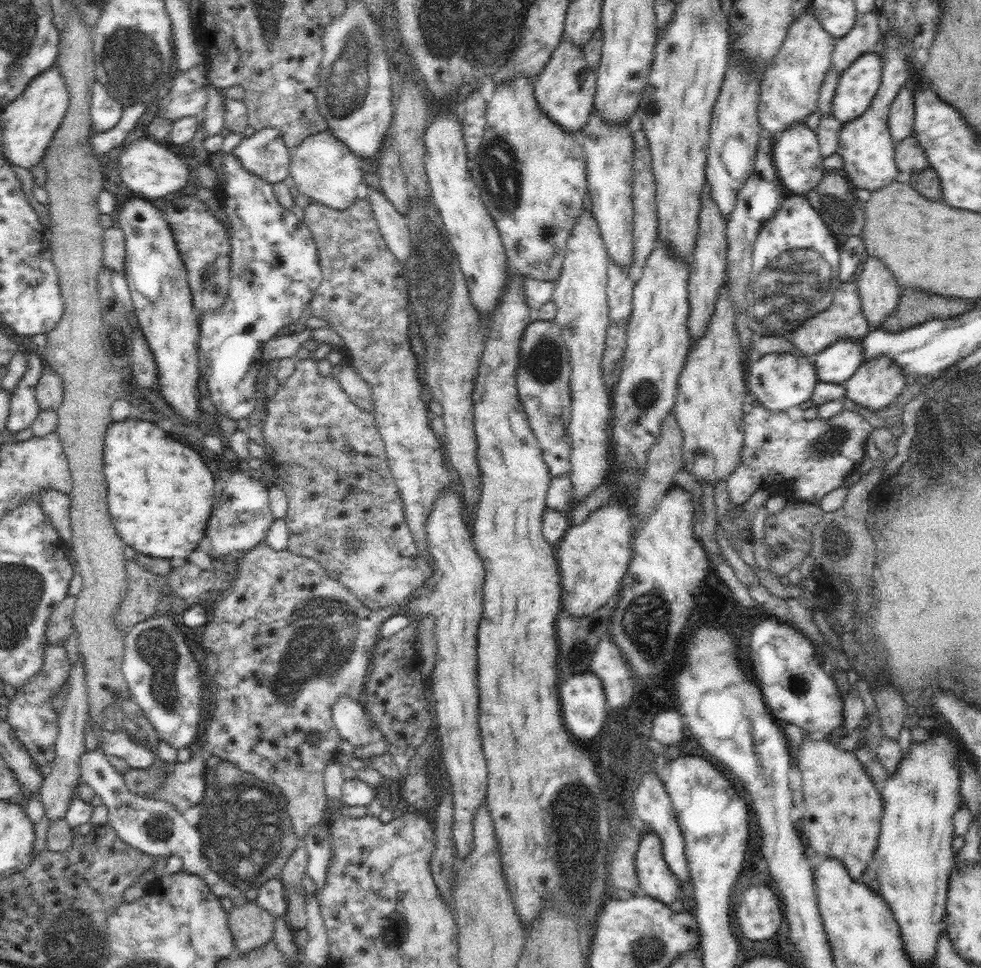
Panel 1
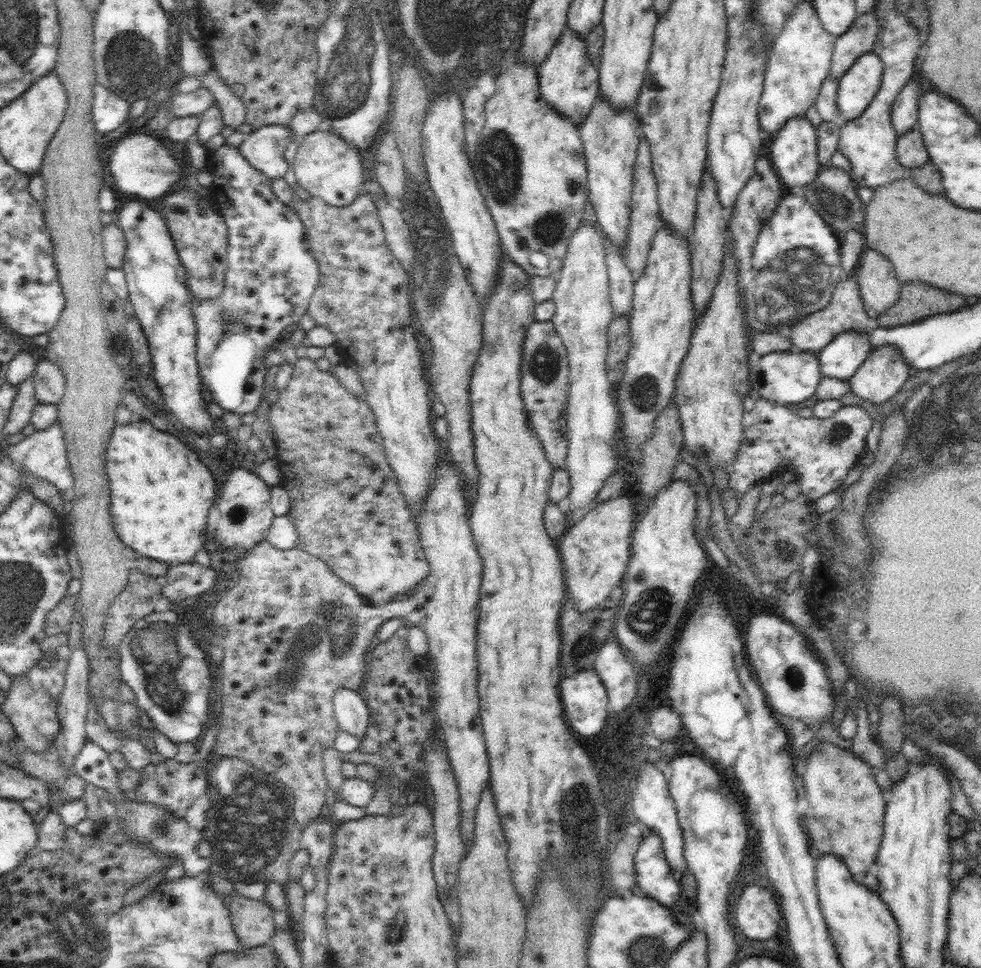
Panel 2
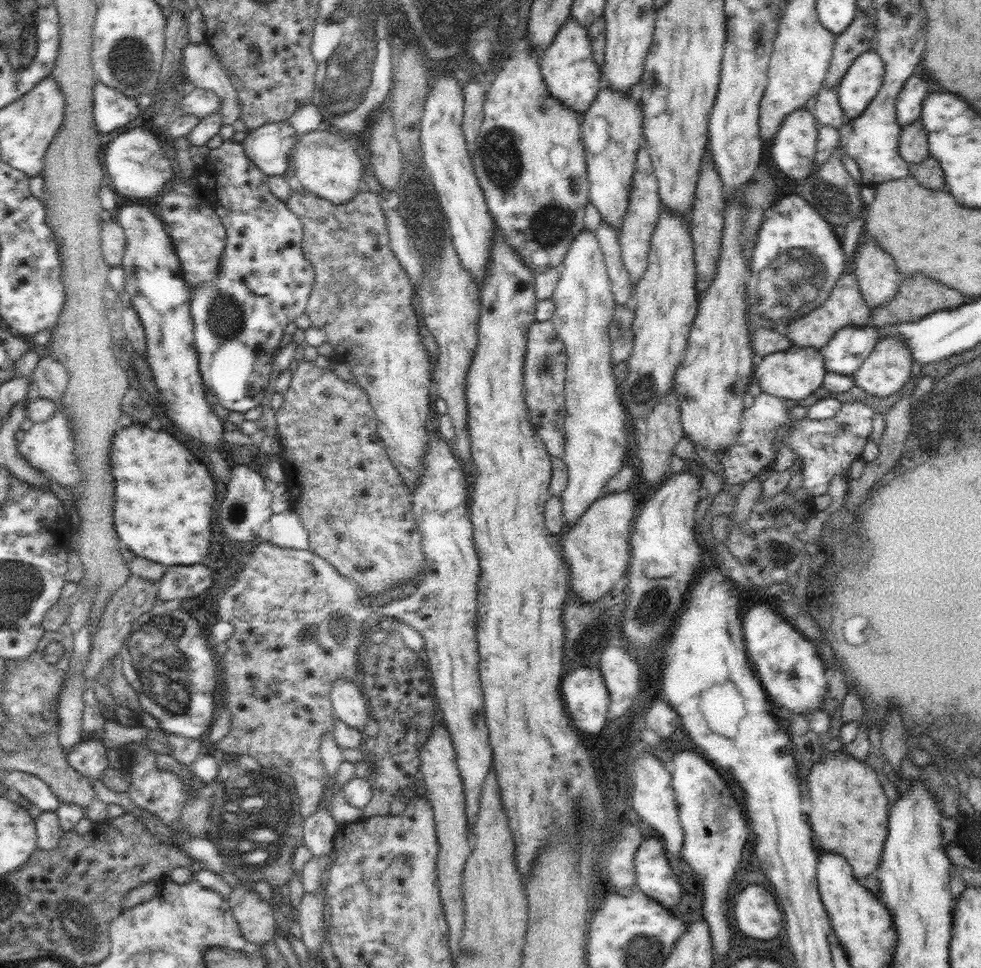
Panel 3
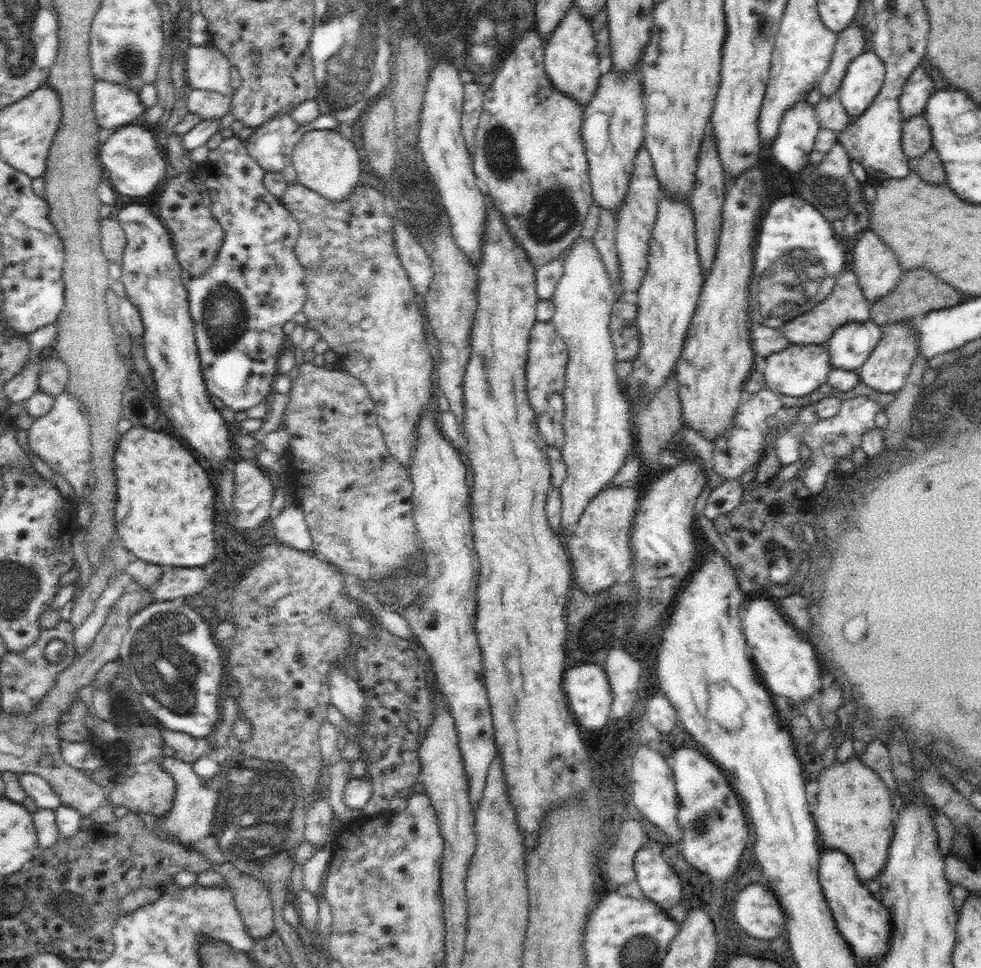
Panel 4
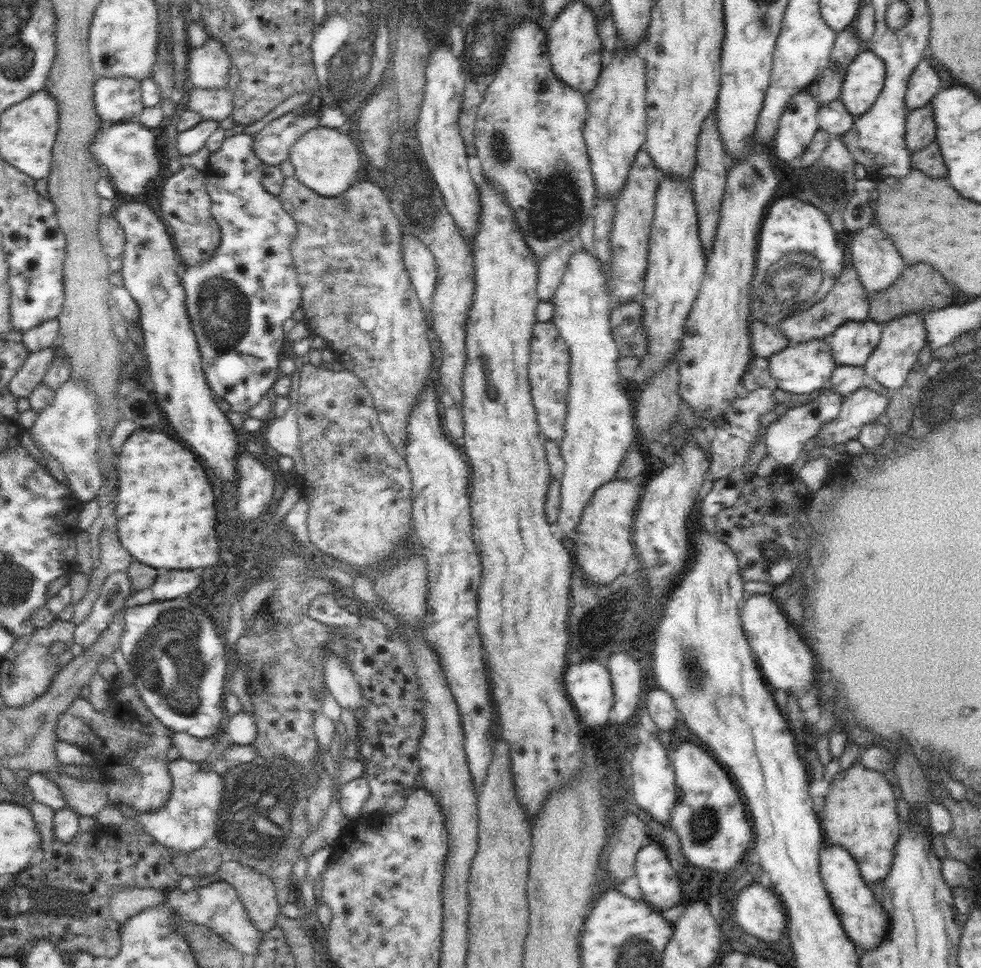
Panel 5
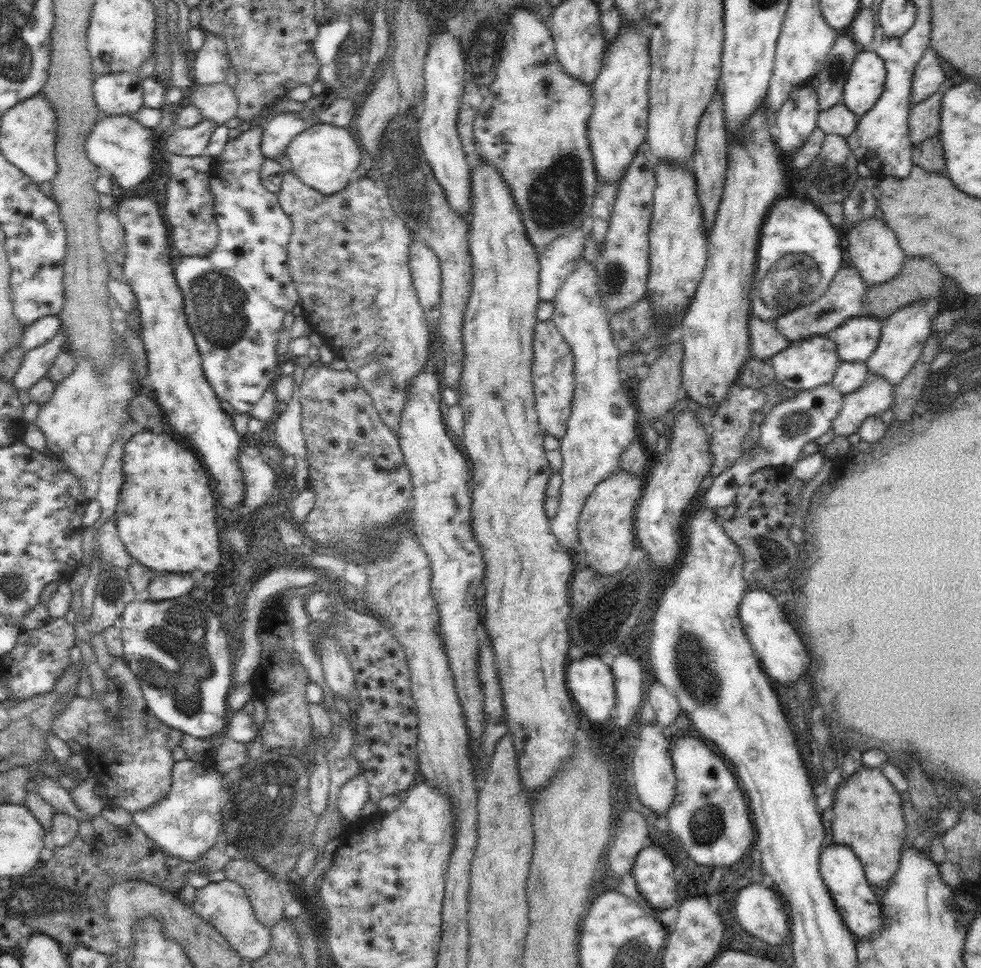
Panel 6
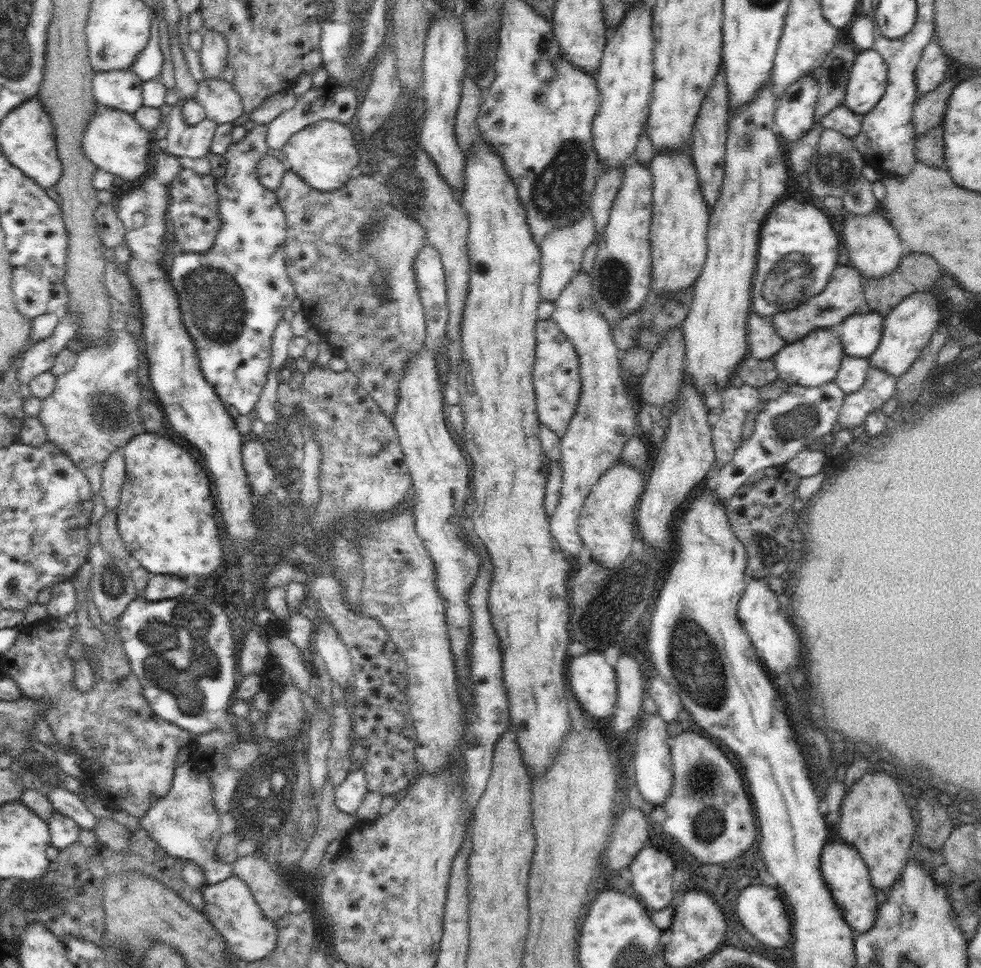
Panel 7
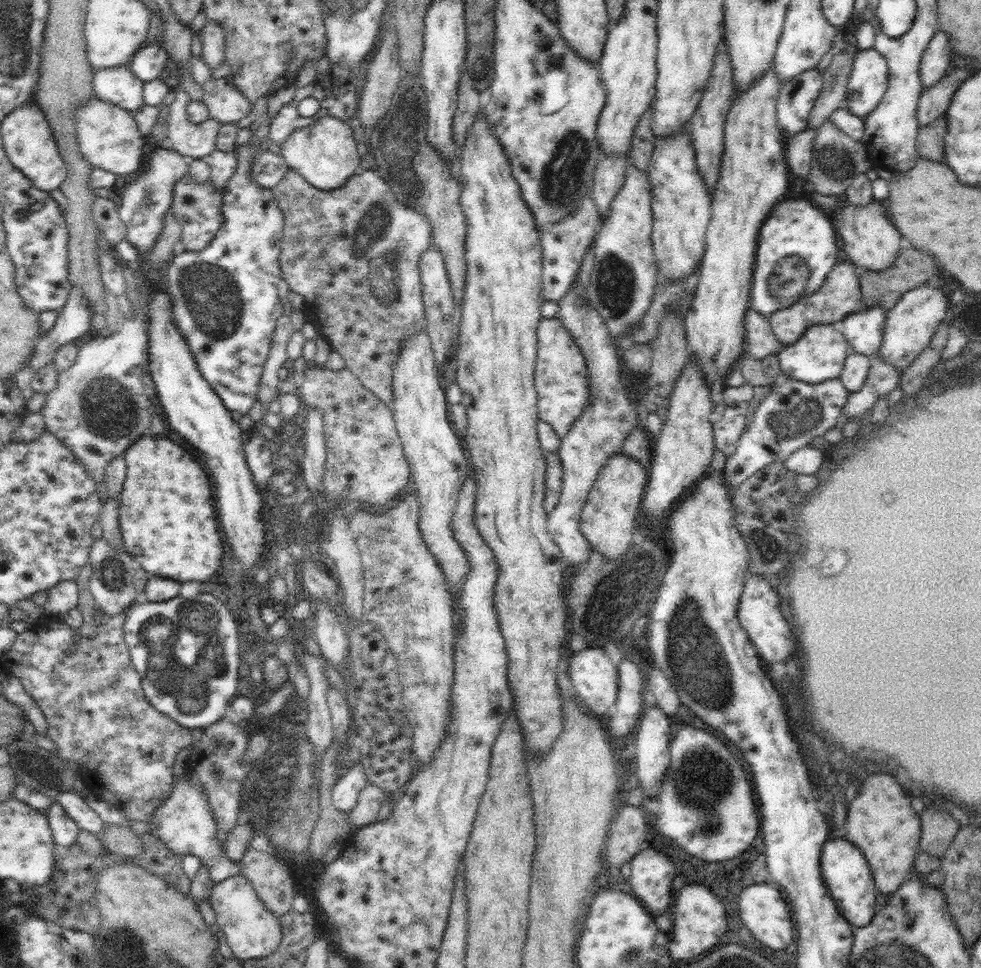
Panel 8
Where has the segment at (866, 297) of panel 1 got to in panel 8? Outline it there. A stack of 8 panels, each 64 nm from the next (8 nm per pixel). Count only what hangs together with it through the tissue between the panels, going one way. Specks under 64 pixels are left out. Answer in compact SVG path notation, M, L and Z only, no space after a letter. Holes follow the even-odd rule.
M873 198L868 206L853 206L844 200L844 203L836 209L836 214L838 216L832 216L833 224L844 242L844 250L852 264L870 271L882 271L894 265L905 239L888 216L885 201Z

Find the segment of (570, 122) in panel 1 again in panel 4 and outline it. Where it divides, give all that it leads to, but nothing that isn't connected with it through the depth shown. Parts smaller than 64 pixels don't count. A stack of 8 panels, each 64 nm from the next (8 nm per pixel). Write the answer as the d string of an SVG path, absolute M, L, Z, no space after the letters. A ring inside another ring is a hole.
M572 5L566 16L558 23L556 30L544 45L544 67L546 75L560 91L569 94L582 107L595 96L601 73L599 70L596 39L592 33L592 19L586 18L577 7Z

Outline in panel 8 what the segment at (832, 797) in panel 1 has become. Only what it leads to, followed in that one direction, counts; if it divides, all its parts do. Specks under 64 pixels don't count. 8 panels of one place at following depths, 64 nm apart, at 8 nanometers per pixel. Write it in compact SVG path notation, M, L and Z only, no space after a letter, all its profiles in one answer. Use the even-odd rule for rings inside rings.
M870 774L858 796L848 806L846 838L856 844L866 856L876 889L887 898L898 892L915 866L916 853L921 835L920 816L912 809L911 794L904 794L904 788L890 774Z

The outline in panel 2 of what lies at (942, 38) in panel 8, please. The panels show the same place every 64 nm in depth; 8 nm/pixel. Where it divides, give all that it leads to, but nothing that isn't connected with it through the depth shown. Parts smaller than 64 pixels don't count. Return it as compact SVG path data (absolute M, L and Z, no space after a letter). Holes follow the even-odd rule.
M910 79L896 97L891 110L891 121L897 136L917 126L918 99L922 93L921 84Z

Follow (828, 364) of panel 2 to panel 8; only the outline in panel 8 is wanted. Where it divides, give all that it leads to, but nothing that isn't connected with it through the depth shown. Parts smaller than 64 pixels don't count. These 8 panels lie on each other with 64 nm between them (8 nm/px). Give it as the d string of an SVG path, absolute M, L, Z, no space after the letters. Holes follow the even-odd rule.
M882 304L866 309L866 312L854 312L845 316L840 327L851 352L859 352L864 356L879 352L884 340L886 328L886 311Z

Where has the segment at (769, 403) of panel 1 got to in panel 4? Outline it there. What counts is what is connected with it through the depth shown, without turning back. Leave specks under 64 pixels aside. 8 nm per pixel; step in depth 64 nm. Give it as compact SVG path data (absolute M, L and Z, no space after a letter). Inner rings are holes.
M794 344L788 348L767 356L763 375L767 388L777 394L791 397L808 396L822 384L827 382L829 370L832 368L830 357L824 344Z

